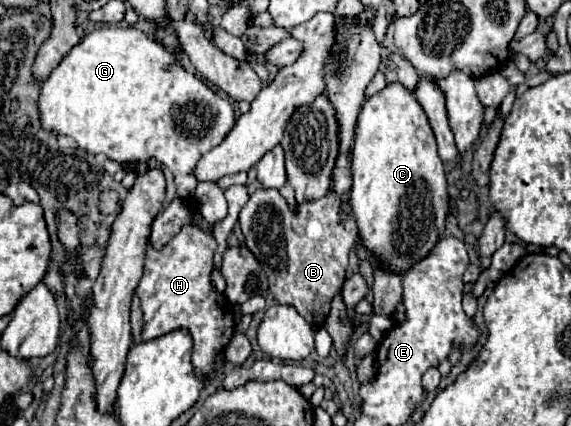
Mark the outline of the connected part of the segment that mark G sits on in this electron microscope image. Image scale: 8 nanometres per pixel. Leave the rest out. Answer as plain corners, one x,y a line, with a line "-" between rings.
104,26
84,36
42,82
38,112
42,128
72,138
78,148
90,154
106,154
116,162
144,162
156,158
174,174
178,196
184,200
190,200
198,186
198,180
194,180
198,160
218,146
236,122
228,98
218,96
202,80
178,66
162,44
134,26

